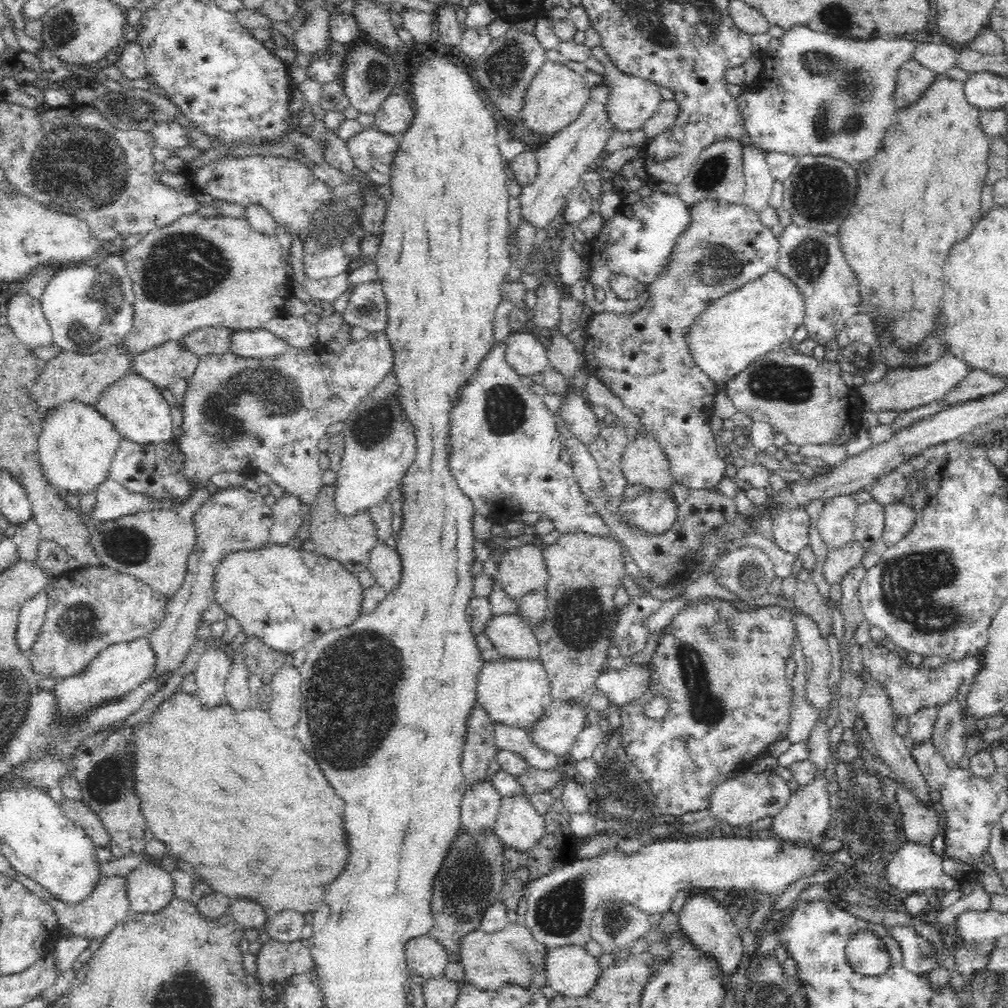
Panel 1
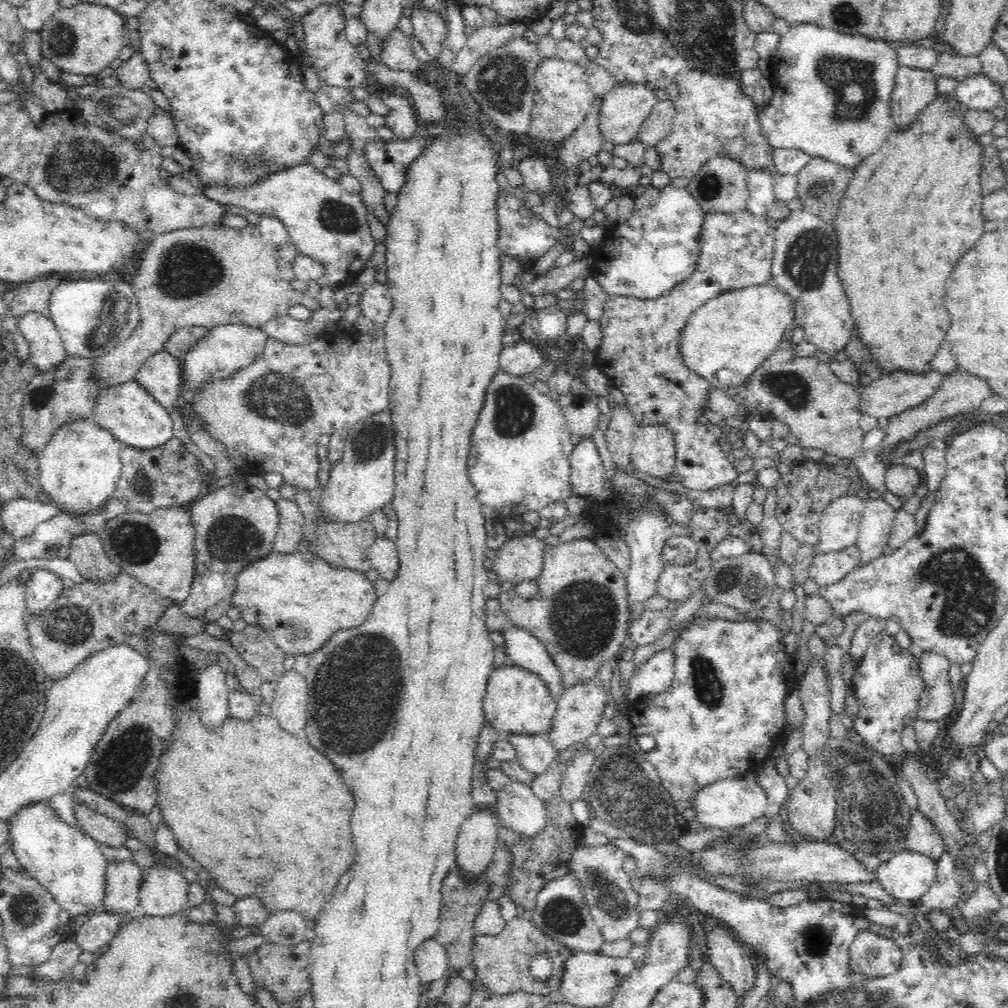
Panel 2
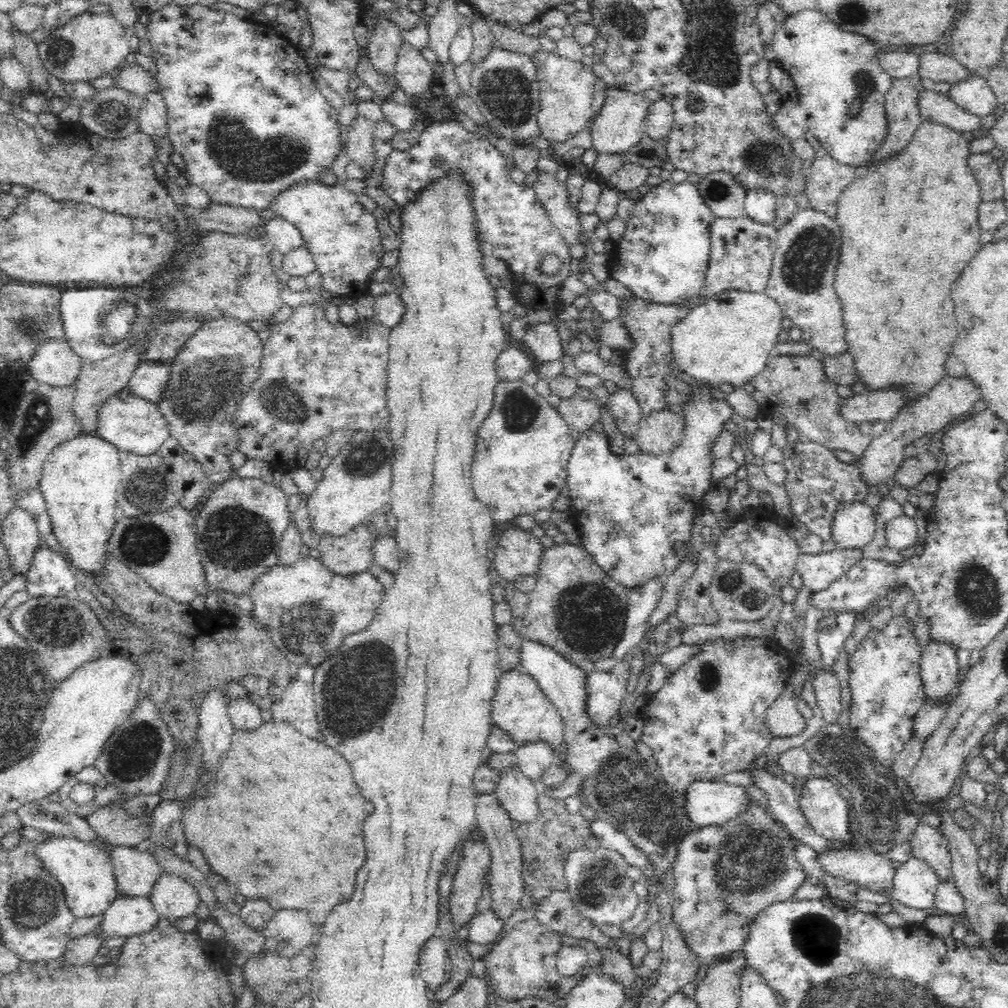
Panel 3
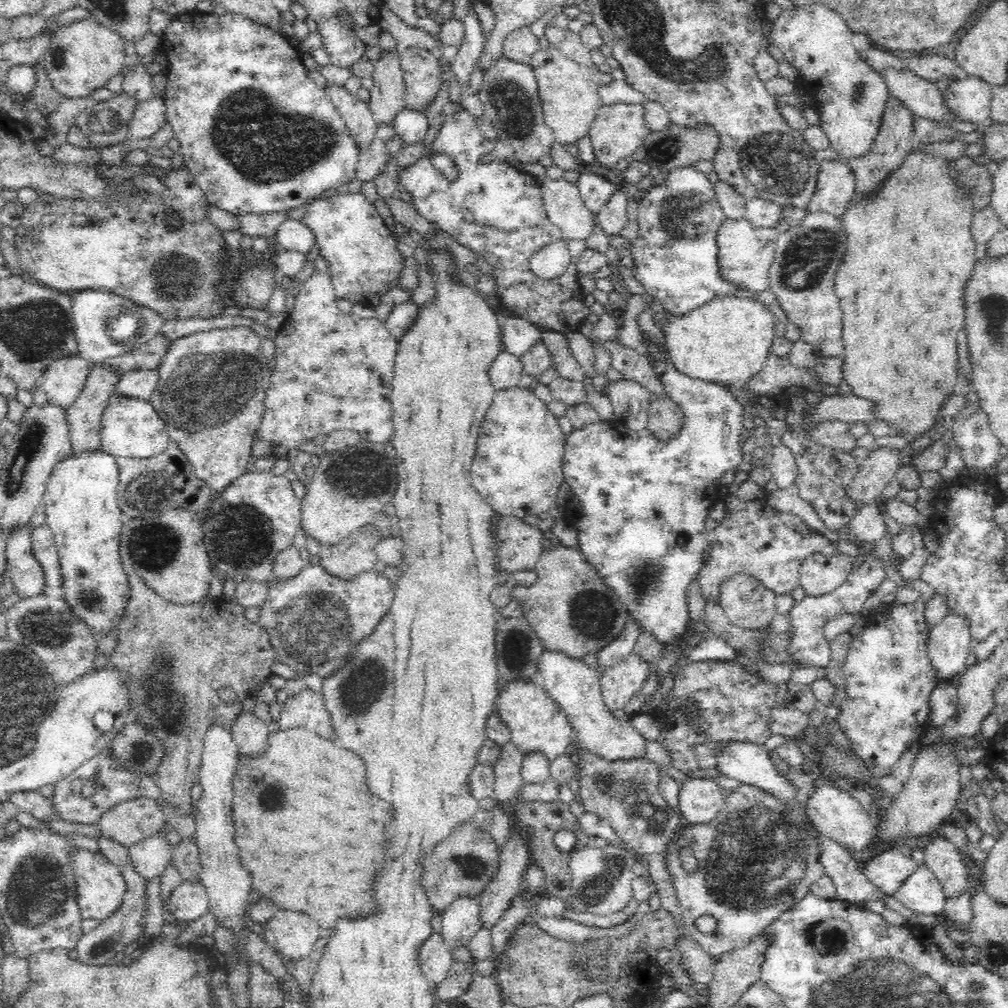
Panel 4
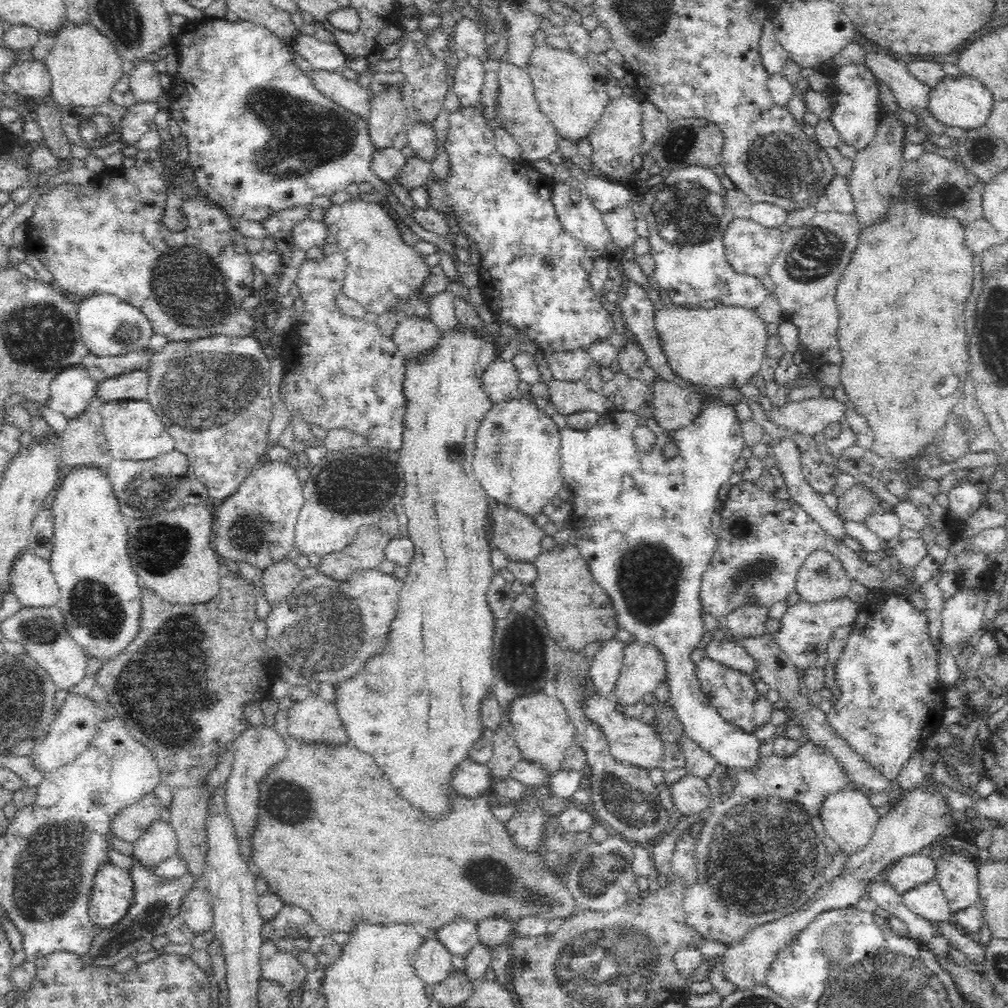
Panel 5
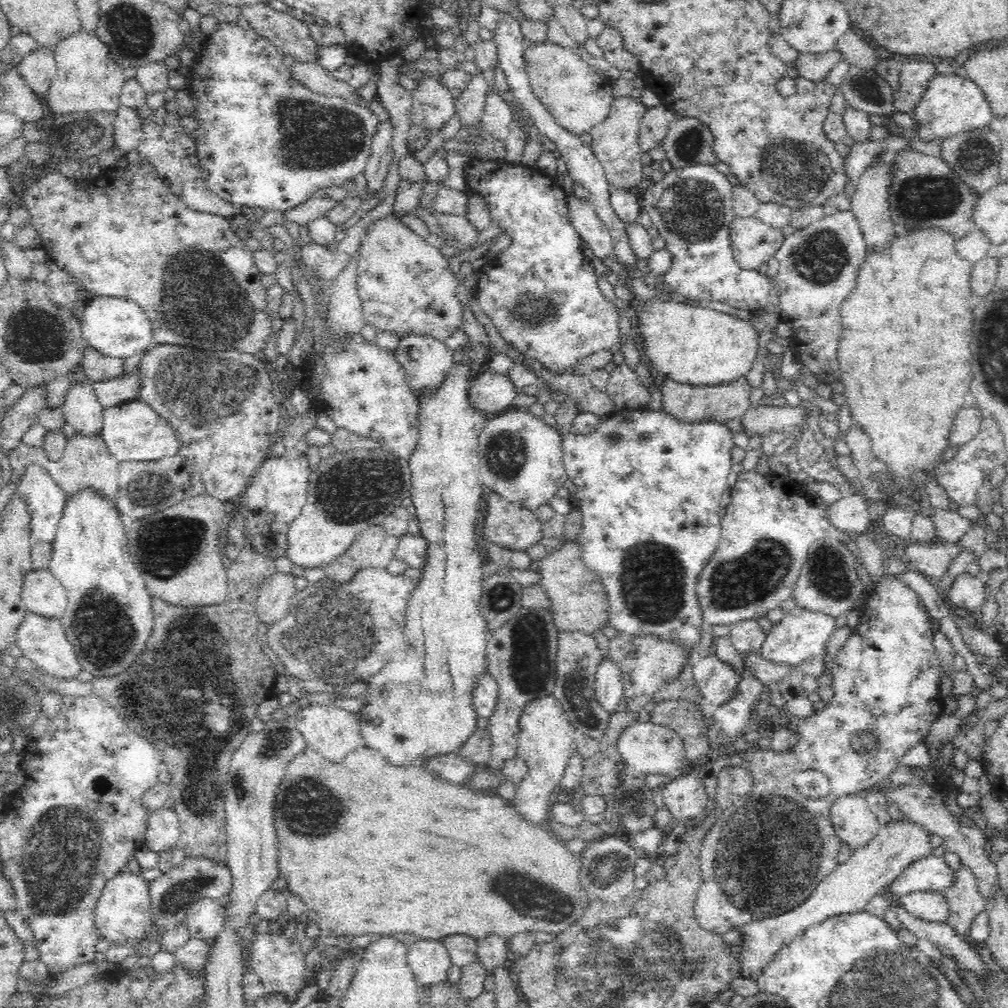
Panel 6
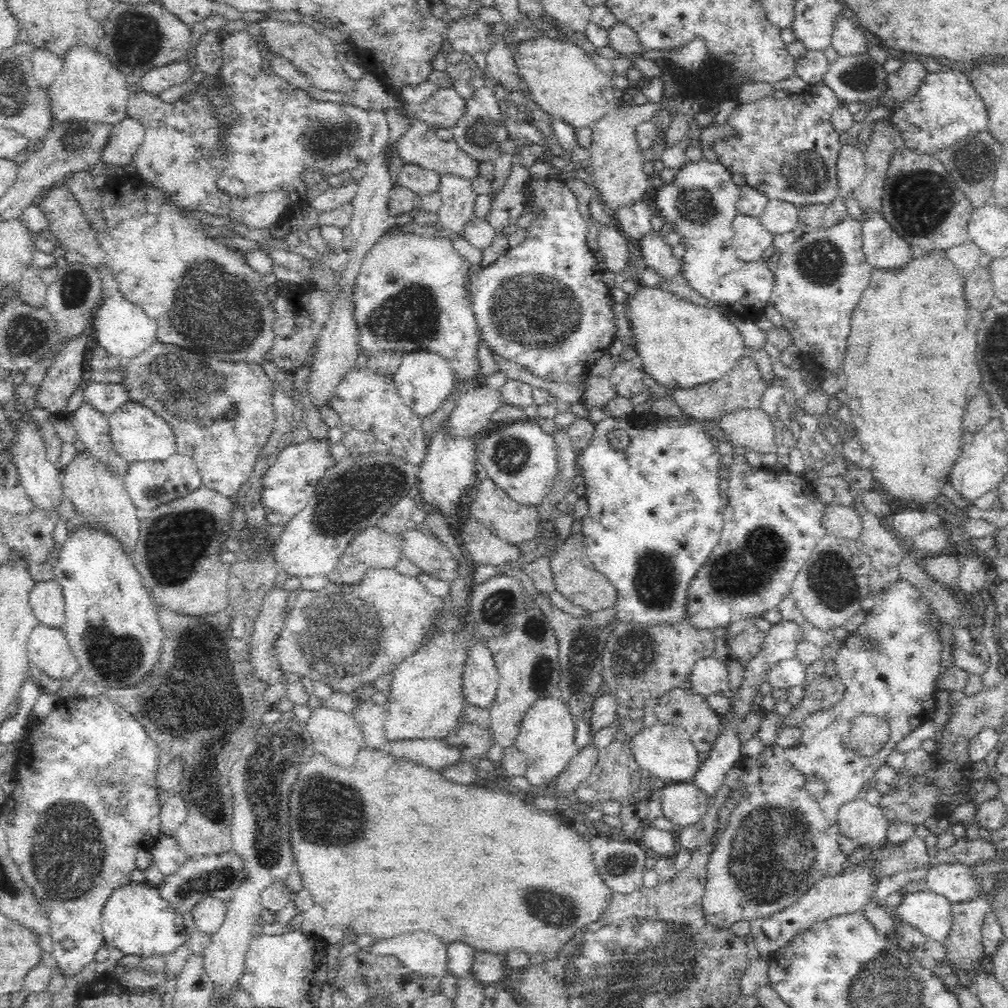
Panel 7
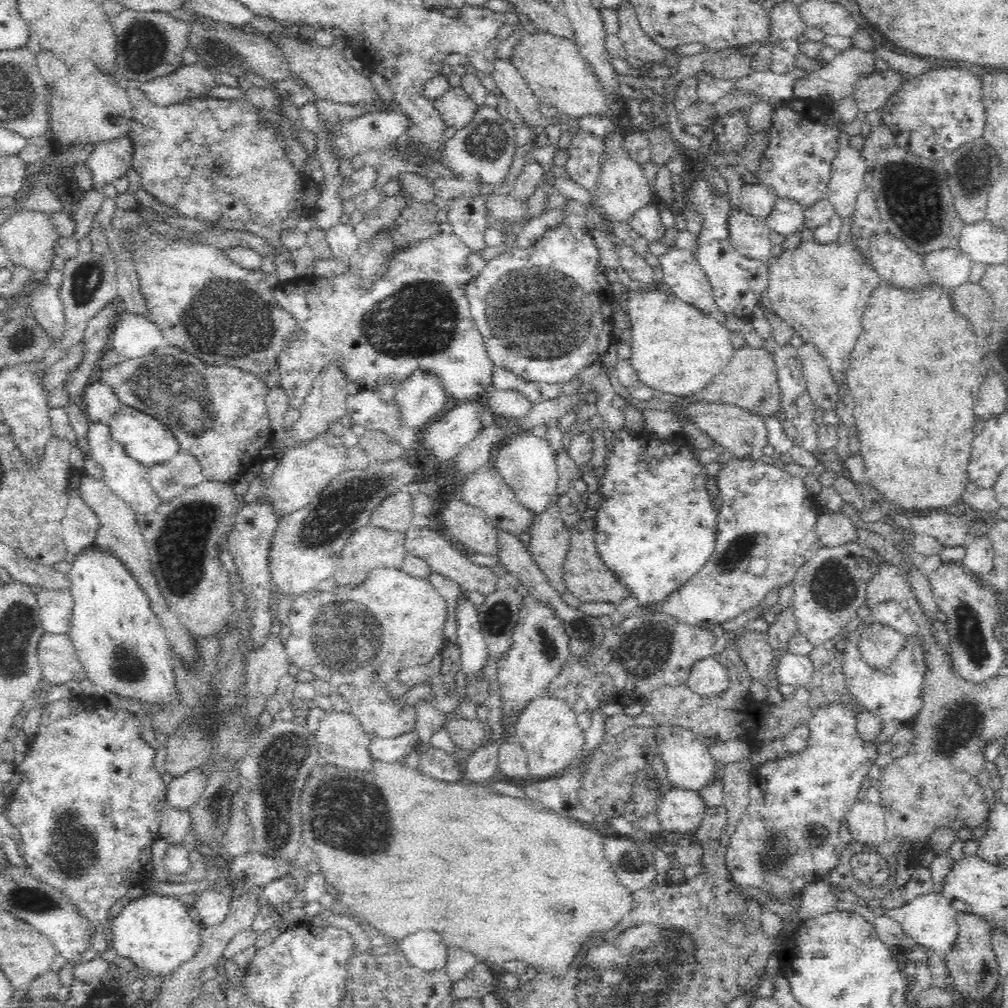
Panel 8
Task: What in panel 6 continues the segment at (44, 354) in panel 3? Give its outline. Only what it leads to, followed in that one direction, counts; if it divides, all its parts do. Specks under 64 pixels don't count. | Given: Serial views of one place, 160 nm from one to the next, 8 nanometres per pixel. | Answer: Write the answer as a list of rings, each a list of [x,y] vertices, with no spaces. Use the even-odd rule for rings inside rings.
[[[74,380],[69,389],[65,401],[59,406],[68,424],[80,436],[101,436],[105,408],[95,398],[91,381]]]

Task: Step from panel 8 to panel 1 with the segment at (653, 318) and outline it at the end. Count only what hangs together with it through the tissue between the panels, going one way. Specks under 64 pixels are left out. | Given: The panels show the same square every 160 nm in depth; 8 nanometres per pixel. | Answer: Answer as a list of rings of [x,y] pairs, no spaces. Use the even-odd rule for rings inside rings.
[[[773,269],[758,280],[734,291],[731,290],[730,294],[722,295],[722,298],[714,299],[714,302],[711,302],[710,306],[694,319],[687,340],[691,357],[696,366],[717,385],[727,384],[736,374],[748,369],[752,362],[769,352],[778,350],[782,342],[792,341],[793,334],[798,326],[803,324],[804,317],[805,304],[802,295],[792,281]]]

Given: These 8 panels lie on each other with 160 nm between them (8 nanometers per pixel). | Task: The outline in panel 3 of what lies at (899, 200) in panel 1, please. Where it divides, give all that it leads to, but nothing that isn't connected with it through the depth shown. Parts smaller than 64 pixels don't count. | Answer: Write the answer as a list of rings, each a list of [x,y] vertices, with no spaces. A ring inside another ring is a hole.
[[[912,76],[893,81],[893,86],[886,94],[885,112],[888,122],[888,134],[882,146],[874,153],[870,162],[864,167],[857,168],[857,180],[851,183],[846,190],[842,192],[838,201],[838,210],[835,216],[836,222],[842,226],[844,234],[844,244],[842,244],[842,254],[840,254],[840,264],[835,274],[835,291],[839,296],[842,310],[843,321],[845,324],[845,337],[847,342],[847,353],[853,358],[854,370],[858,380],[866,385],[870,391],[894,389],[895,391],[904,390],[906,393],[906,402],[903,406],[912,406],[918,402],[924,394],[930,393],[934,388],[948,375],[946,370],[946,360],[952,354],[952,344],[958,336],[958,318],[956,318],[956,308],[950,302],[952,300],[952,286],[954,280],[960,278],[962,270],[966,264],[974,258],[974,254],[980,251],[980,234],[982,233],[978,224],[978,205],[981,203],[981,192],[976,178],[968,167],[967,158],[970,155],[970,143],[964,140],[961,134],[942,125],[923,121],[920,111],[918,111],[917,92],[926,82],[918,76]]]

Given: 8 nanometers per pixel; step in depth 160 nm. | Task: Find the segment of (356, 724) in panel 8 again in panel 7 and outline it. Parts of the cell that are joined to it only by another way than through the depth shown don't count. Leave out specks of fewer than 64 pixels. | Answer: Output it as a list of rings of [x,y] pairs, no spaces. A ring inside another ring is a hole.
[[[328,705],[313,710],[307,730],[314,740],[316,754],[326,756],[330,762],[352,768],[365,739],[352,712],[331,709]]]

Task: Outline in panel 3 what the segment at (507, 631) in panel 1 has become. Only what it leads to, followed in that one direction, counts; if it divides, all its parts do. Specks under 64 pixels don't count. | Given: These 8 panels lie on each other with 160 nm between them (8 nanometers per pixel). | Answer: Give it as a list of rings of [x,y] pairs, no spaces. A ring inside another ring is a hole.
[[[525,639],[522,644],[521,670],[528,673],[539,684],[546,698],[549,698],[563,716],[565,724],[566,753],[564,755],[569,763],[570,772],[566,780],[557,787],[542,786],[541,792],[550,798],[564,800],[568,796],[579,794],[584,777],[598,771],[598,766],[605,764],[608,756],[620,750],[620,742],[614,734],[608,734],[607,726],[599,726],[593,722],[589,713],[588,674],[584,668],[569,662],[557,650],[543,646],[538,640]]]

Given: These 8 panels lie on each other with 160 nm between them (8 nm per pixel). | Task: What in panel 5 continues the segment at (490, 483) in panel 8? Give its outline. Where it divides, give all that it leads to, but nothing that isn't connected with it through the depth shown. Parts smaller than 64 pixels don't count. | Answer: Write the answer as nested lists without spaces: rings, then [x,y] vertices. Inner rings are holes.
[[[493,503],[490,515],[494,522],[491,534],[488,534],[492,548],[501,550],[508,559],[534,561],[542,551],[540,542],[545,534],[542,527],[534,523],[533,517],[502,503]]]

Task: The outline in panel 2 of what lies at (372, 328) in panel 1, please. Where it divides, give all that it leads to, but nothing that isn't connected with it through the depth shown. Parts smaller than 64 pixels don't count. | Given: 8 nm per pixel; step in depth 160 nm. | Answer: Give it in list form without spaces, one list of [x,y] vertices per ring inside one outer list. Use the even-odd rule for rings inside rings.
[[[377,281],[361,293],[358,304],[360,313],[365,318],[383,326],[394,310],[394,299],[390,289],[386,284]]]

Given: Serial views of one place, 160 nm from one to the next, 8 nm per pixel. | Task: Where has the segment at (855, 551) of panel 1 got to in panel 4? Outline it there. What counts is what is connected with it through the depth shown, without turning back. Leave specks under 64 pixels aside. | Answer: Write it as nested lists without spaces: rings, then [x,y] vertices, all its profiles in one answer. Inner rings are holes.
[[[840,553],[834,557],[812,554],[802,562],[799,585],[807,596],[820,597],[834,593],[852,574],[854,558]]]

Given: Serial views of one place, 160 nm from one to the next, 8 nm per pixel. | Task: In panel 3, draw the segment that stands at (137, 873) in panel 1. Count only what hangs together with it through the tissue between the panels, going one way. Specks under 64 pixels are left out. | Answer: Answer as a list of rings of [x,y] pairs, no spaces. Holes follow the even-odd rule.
[[[165,873],[149,895],[154,909],[166,918],[195,914],[201,898],[192,884],[176,875]]]

